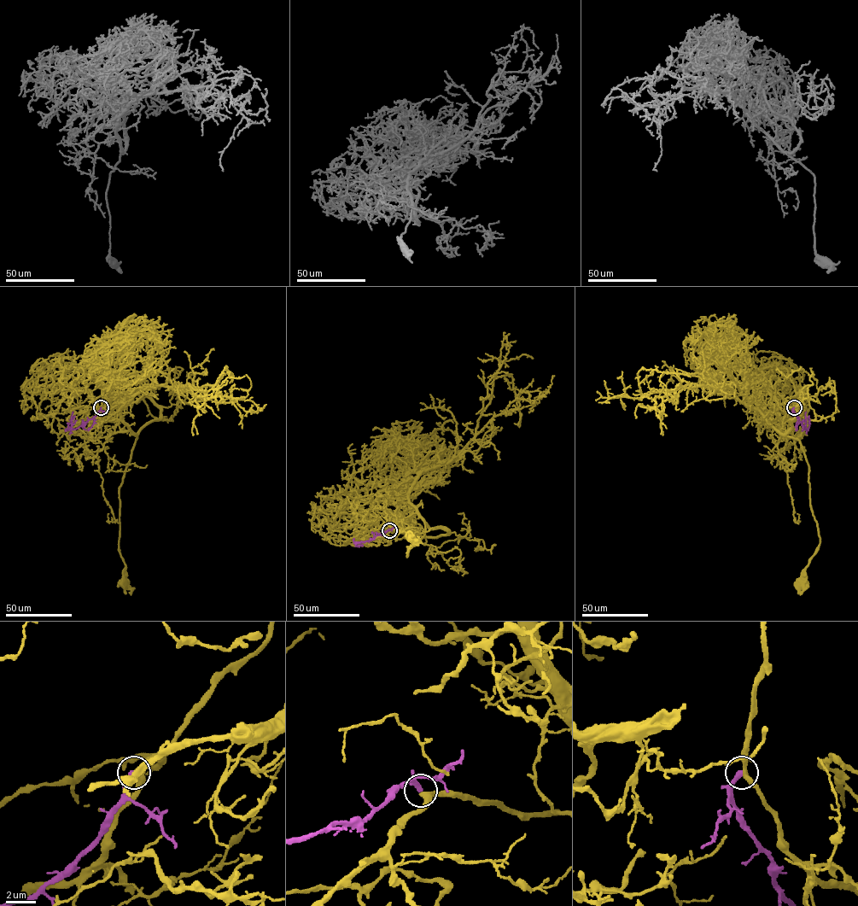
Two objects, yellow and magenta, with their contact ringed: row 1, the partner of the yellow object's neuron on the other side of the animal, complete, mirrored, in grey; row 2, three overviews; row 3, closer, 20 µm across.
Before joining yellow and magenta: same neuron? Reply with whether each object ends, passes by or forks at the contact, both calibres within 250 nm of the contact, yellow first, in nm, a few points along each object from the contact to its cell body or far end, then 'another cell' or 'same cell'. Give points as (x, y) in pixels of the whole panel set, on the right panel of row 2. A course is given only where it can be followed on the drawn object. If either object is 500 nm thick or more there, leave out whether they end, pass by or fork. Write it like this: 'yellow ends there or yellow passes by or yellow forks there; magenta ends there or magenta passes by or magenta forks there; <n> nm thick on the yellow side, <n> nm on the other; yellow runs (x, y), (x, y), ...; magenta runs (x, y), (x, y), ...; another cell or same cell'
yellow passes by; magenta ends there; 340 nm thick on the yellow side, 360 nm on the other; yellow runs (794, 407), (798, 394), (783, 400), (785, 417), (776, 431), (801, 444), (820, 537), (801, 582); magenta runs (794, 407), (793, 412), (805, 429), (809, 425), (809, 416); another cell

